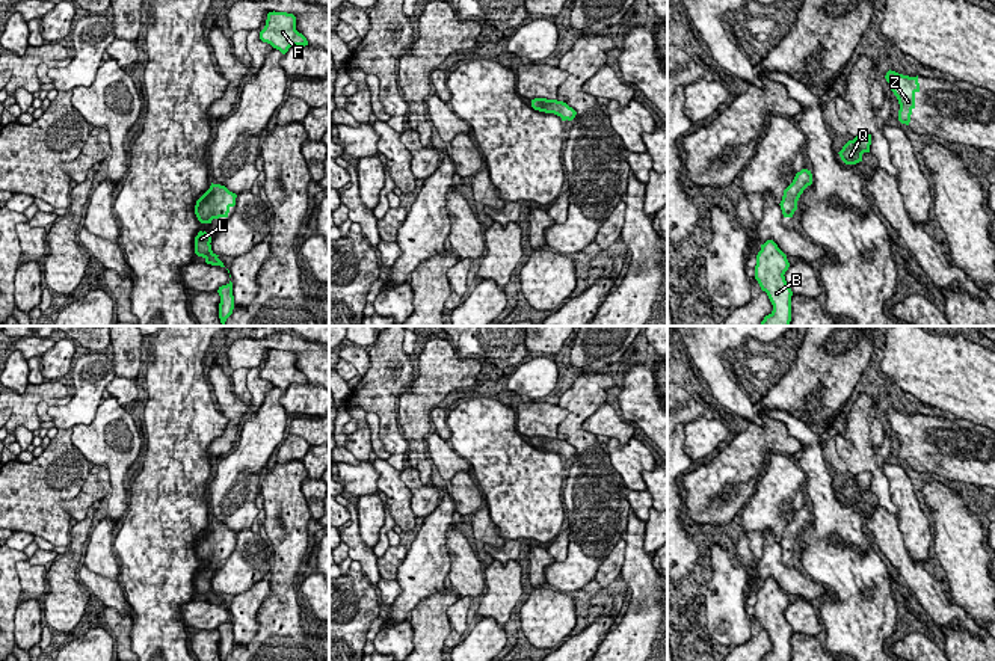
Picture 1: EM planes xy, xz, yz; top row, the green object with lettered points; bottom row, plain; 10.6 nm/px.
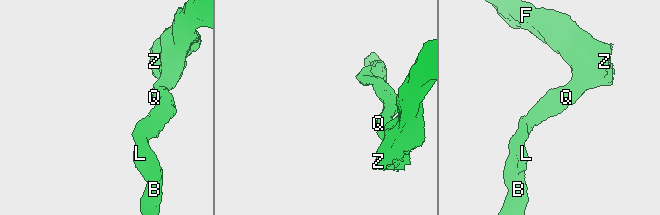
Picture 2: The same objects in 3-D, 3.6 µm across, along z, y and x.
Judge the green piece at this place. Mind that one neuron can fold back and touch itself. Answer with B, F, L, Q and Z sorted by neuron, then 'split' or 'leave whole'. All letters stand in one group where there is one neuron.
groups B F L Q Z; leave whole

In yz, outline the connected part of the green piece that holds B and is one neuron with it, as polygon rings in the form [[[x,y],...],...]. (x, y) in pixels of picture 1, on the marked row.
[[[773,240],[761,244],[756,255],[755,279],[767,293],[773,311],[764,317],[759,326],[790,326],[793,291],[784,276],[788,267],[787,255]]]

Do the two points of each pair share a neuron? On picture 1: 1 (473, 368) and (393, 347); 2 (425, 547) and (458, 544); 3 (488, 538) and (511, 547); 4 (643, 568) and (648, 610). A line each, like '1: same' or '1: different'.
1: different
2: different
3: different
4: same

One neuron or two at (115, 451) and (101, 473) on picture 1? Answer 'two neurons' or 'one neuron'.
two neurons

